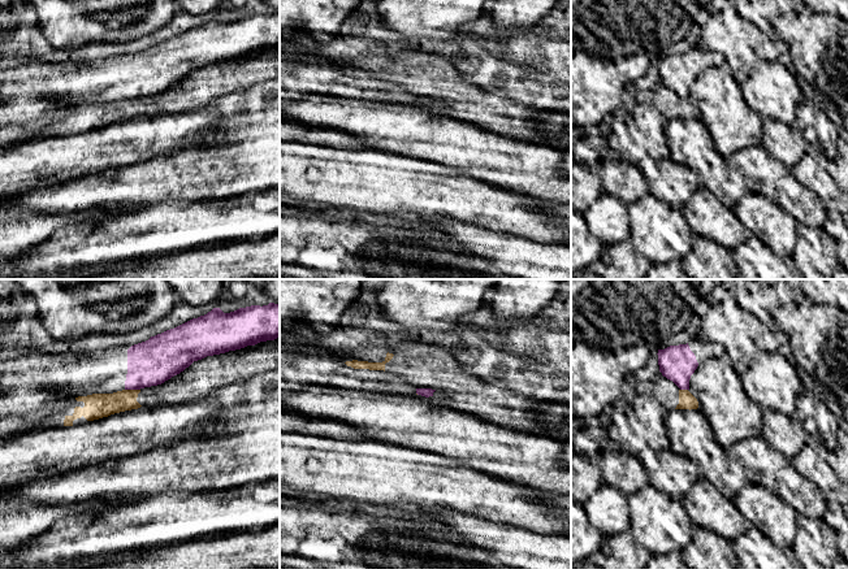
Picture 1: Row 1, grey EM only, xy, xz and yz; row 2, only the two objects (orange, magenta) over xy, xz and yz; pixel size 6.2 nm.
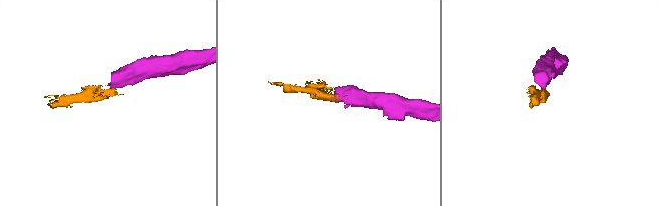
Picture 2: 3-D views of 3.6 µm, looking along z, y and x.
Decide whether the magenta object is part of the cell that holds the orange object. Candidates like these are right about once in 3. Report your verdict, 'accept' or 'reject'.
reject

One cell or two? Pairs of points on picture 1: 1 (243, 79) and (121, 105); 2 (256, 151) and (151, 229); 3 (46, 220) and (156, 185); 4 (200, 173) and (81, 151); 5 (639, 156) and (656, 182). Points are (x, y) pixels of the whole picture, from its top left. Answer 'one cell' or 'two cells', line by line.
1: one cell
2: two cells
3: two cells
4: two cells
5: one cell

